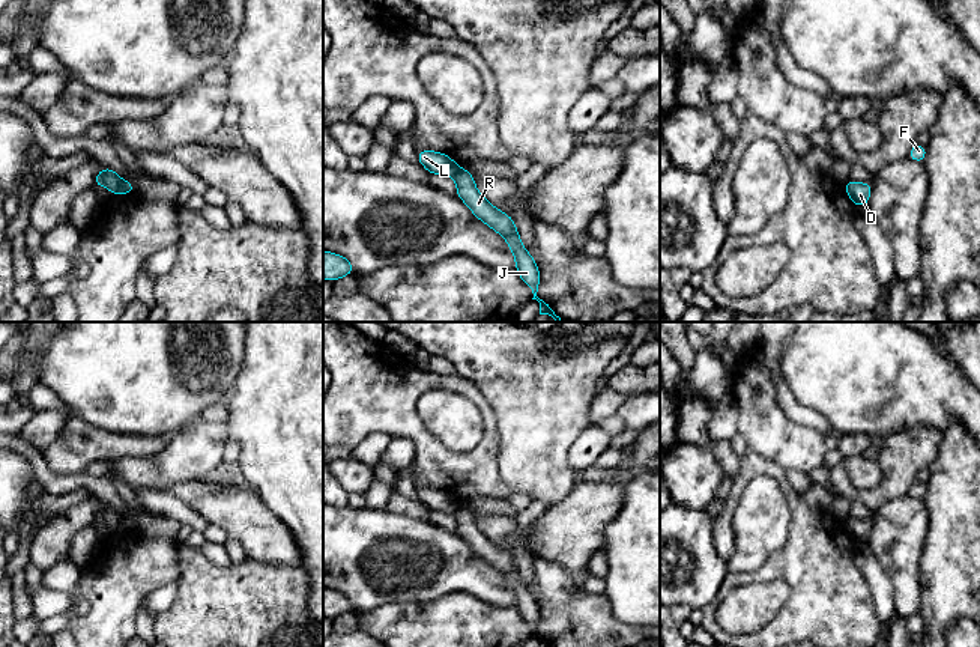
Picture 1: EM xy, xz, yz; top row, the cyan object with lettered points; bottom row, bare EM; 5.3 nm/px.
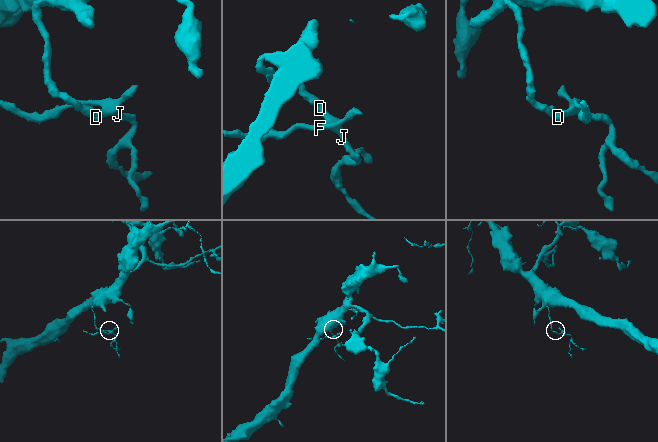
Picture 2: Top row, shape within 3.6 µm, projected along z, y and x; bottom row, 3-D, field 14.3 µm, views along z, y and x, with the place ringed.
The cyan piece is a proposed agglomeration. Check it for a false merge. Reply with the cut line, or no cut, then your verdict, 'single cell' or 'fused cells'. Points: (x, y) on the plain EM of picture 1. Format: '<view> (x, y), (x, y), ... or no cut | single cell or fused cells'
xy (124, 518), (116, 531) | fused cells

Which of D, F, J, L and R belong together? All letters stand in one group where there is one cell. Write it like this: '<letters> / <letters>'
D F J R / L

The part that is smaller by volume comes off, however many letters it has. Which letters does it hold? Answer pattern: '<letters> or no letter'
D, F, J, R

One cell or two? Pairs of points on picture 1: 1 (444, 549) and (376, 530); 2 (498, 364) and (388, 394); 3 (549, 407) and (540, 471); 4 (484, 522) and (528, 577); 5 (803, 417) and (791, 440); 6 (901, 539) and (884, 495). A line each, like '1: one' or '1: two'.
1: one
2: two
3: one
4: one
5: two
6: two

